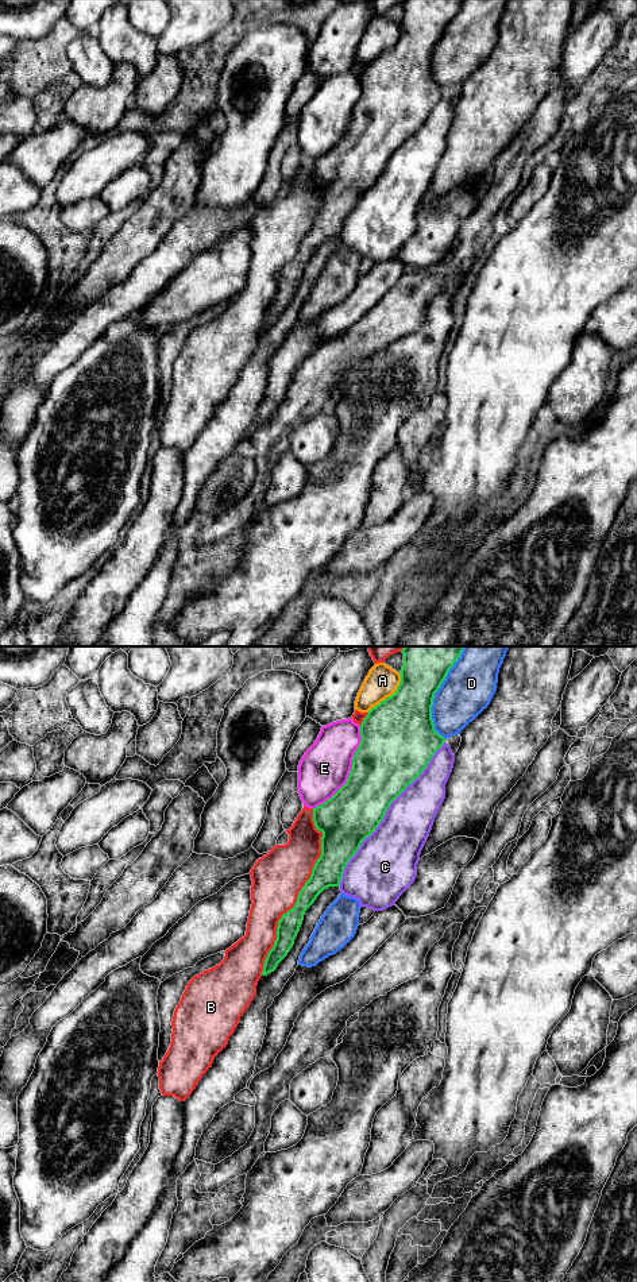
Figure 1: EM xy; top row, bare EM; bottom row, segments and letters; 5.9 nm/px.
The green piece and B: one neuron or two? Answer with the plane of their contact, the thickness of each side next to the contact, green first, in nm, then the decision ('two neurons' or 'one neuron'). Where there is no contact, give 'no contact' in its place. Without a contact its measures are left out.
xy | 180/300 nm | one neuron

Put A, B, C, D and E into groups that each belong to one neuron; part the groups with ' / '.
A / B / C / D / E

